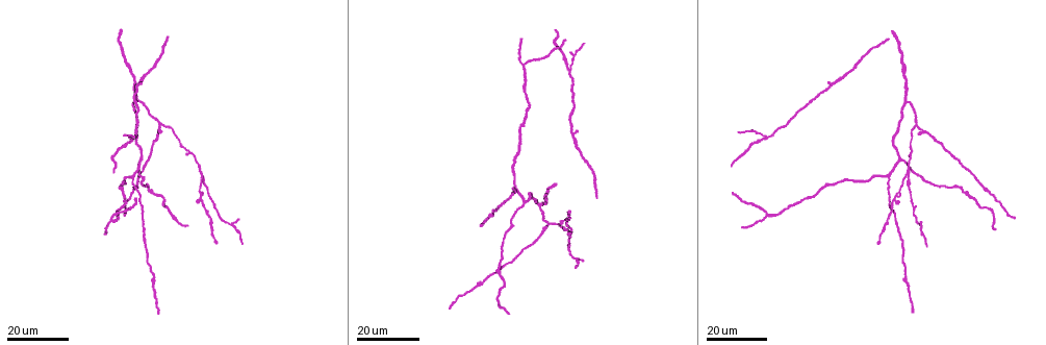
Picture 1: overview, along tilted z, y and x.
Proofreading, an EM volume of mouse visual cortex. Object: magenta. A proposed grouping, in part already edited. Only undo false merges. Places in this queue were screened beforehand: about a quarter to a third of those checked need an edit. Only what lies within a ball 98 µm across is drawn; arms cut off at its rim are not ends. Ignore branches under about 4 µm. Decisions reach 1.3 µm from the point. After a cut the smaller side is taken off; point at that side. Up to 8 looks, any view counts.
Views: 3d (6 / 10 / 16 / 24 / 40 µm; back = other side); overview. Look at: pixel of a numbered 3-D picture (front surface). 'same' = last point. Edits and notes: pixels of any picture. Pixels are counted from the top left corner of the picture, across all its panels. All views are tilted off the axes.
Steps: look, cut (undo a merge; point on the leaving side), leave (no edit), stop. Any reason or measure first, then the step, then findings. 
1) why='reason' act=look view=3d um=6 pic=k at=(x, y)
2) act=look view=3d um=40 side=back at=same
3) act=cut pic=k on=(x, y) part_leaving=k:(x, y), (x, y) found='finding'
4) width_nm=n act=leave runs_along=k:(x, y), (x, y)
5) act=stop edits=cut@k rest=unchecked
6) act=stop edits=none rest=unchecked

why='a fork' act=look view=3d um=16 pic=1 at=(570, 71)

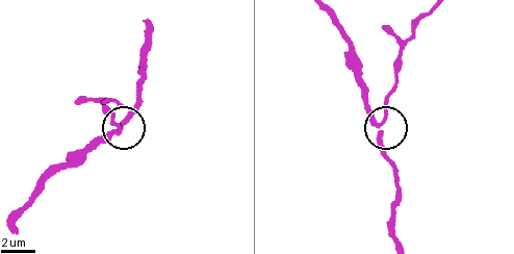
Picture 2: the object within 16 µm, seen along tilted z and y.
act=look view=3d um=10 pic=2 at=(382, 123)

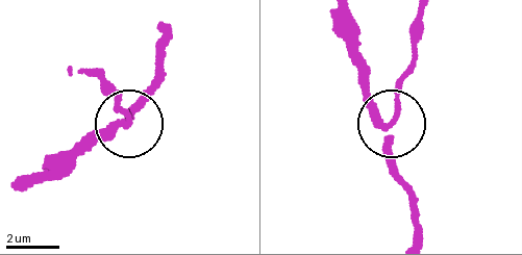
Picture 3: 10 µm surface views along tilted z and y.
act=look view=3d um=6 pic=3 at=(388, 121)

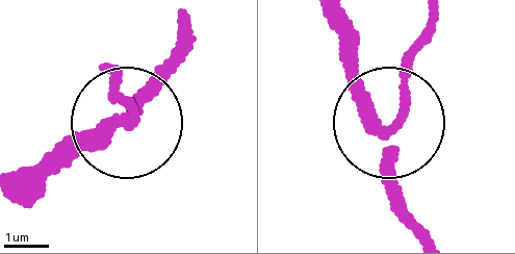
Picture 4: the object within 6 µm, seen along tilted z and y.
side_arm_um=11 arms=3 act=cut pic=4 on=(114, 98) found='a second cell is stuck on'

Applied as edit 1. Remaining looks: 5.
act=look view=overview

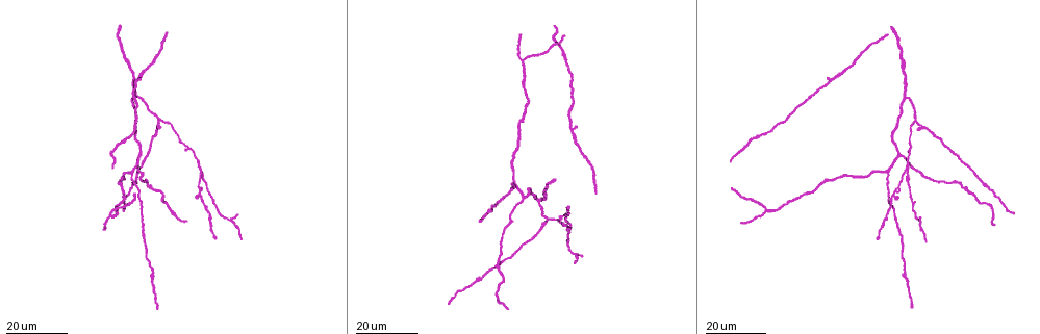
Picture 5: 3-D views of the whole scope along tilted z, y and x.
why='calibre changes' act=look view=3d um=16 pic=5 at=(192, 150)

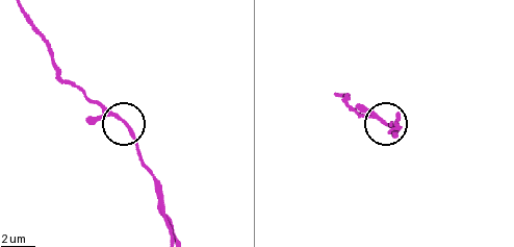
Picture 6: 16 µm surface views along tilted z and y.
why='closer look' act=look view=3d um=6 pic=6 at=(124, 124)

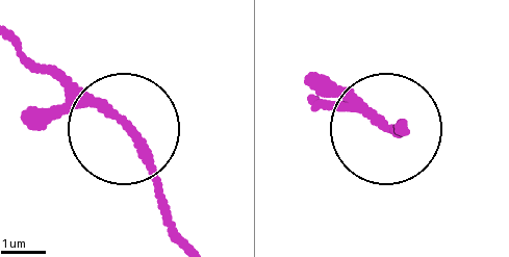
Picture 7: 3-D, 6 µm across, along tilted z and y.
act=leave found='one cell here'

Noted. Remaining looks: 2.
why='a fork' act=look view=3d um=16 pic=5 at=(200, 166)

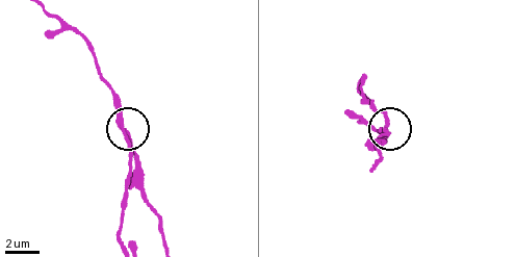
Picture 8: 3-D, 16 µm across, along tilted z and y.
why='closer look' act=look view=3d um=10 pic=8 at=(122, 127)

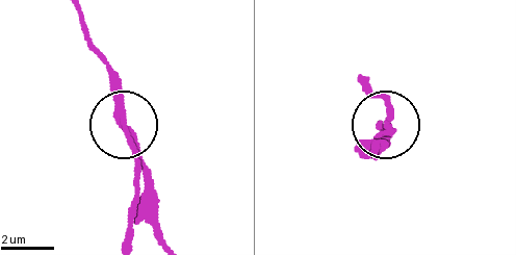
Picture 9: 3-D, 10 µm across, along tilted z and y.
arms=3 act=cut pic=9 on=(129, 141) part_leaving=9:(118, 100), (138, 180), (129, 234) found='two cells meet here'

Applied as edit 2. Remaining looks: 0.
act=stop edits=cut@4,cut@9 rest=unchecked

